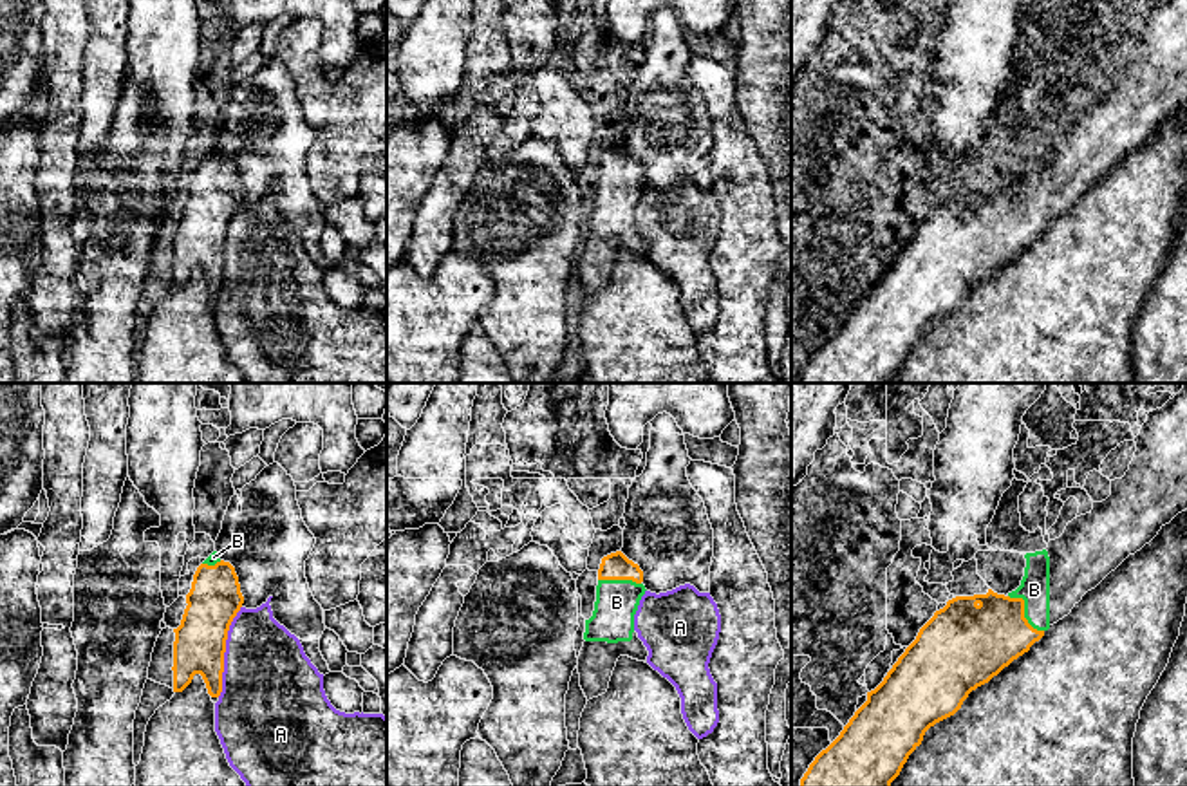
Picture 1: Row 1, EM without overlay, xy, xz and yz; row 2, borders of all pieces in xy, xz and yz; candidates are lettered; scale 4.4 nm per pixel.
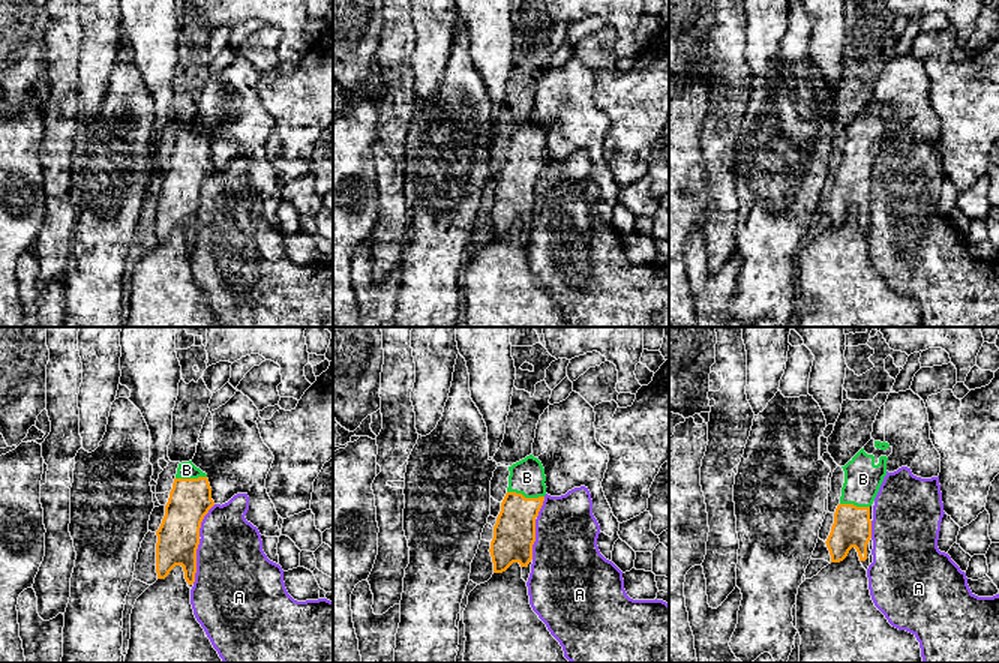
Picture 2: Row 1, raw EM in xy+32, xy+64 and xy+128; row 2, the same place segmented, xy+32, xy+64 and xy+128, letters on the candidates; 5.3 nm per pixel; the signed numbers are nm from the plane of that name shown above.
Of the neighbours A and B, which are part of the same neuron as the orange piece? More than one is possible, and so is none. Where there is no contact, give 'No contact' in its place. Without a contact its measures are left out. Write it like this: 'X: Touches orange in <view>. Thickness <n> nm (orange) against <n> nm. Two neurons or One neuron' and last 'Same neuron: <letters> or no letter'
A: Touches orange in xy. Thickness 240 nm (orange) against 420 nm. Two neurons
B: Touches orange in yz. Thickness 340 nm (orange) against 140 nm. One neuron
Same neuron: B

